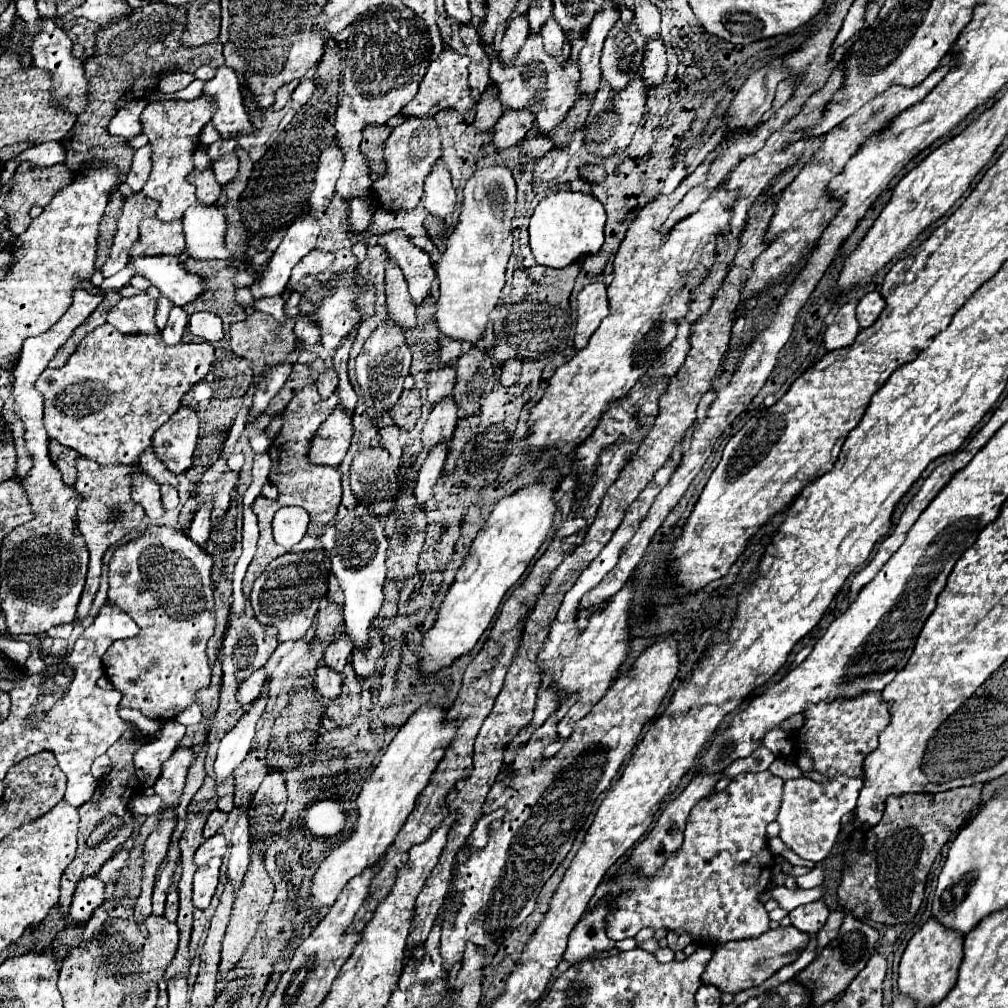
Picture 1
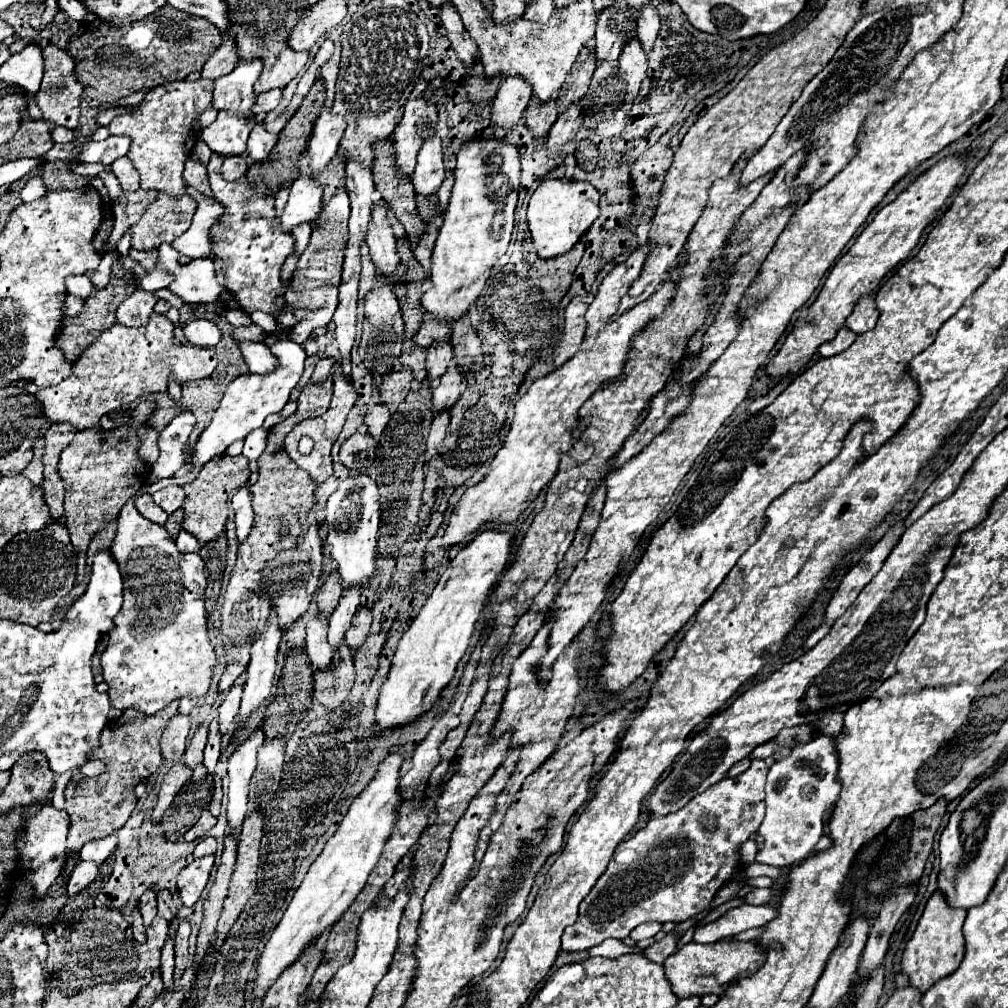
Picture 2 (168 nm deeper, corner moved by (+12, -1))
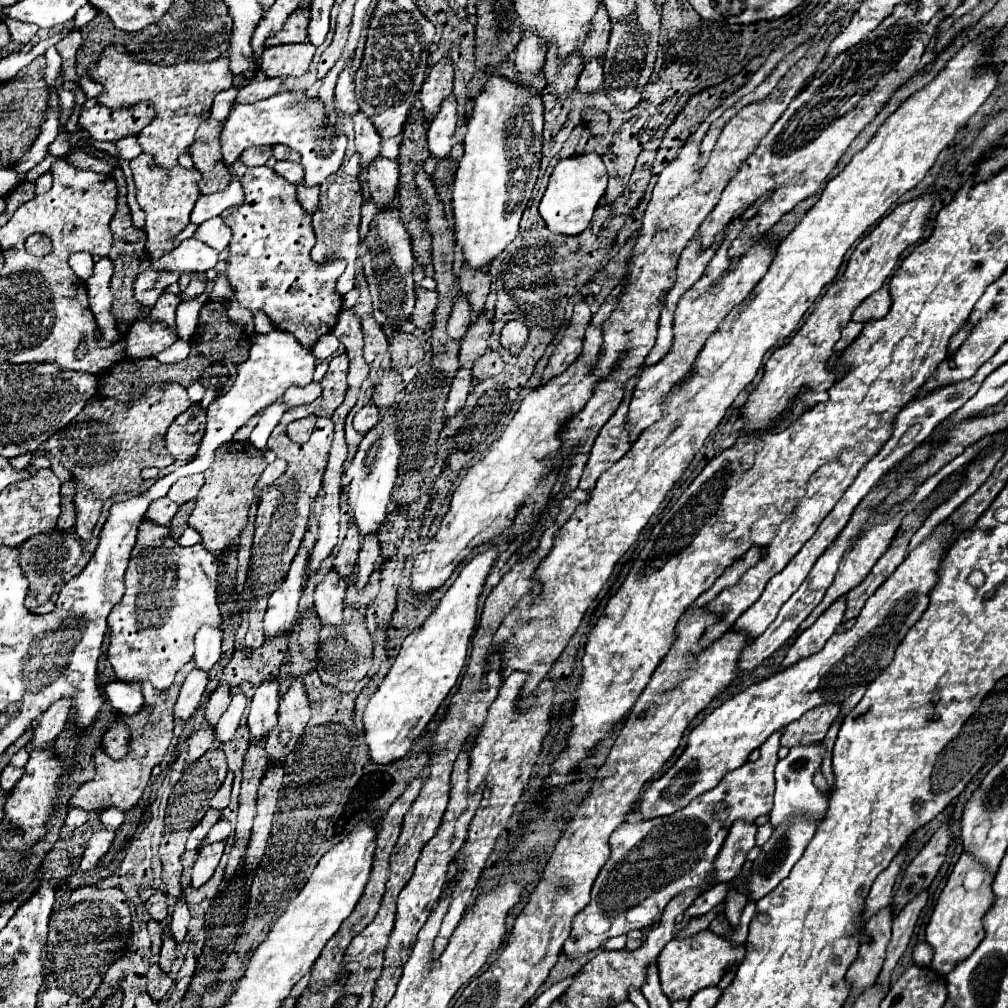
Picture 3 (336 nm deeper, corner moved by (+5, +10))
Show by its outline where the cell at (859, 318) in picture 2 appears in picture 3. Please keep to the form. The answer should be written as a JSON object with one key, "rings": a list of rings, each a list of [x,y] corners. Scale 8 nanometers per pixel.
{"rings":[[[884,285],[882,289],[874,291],[870,297],[866,297],[866,301],[862,301],[856,311],[852,313],[852,321],[872,321],[872,319],[880,319],[890,311],[892,299],[890,299],[890,291]]]}

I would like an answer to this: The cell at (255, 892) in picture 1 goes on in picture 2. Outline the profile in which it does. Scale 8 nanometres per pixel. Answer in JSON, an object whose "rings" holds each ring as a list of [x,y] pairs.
{"rings":[[[253,810],[241,828],[239,844],[237,844],[237,864],[231,876],[229,894],[223,904],[223,914],[217,924],[217,938],[225,940],[229,936],[231,926],[243,912],[245,904],[251,900],[257,888],[257,866],[259,866],[259,840],[263,834],[263,818],[257,810]]]}

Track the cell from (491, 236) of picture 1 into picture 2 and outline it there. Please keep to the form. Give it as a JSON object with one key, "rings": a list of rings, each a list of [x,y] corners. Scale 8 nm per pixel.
{"rings":[[[471,140],[461,146],[451,200],[431,256],[431,288],[421,298],[423,308],[437,322],[463,318],[481,296],[495,262],[507,252],[517,206],[519,172],[517,146],[495,140]]]}

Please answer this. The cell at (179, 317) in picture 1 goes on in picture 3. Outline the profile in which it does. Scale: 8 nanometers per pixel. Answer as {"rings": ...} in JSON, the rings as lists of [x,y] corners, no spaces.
{"rings":[[[191,272],[192,278],[188,286],[182,293],[180,293],[180,297],[182,299],[188,299],[188,297],[198,297],[198,295],[202,295],[204,293],[204,289],[206,289],[206,280],[202,273],[199,272]]]}

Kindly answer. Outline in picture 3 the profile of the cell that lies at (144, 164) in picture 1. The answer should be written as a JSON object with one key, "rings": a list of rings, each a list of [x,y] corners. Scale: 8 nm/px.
{"rings":[[[142,153],[140,157],[130,161],[130,169],[136,183],[136,199],[140,209],[146,213],[146,253],[152,261],[160,259],[162,255],[170,253],[174,249],[174,243],[170,239],[176,239],[176,235],[190,223],[190,213],[194,209],[196,197],[200,197],[198,183],[200,183],[200,171],[198,169],[186,169],[176,165],[174,169],[162,169],[154,163],[152,155]]]}

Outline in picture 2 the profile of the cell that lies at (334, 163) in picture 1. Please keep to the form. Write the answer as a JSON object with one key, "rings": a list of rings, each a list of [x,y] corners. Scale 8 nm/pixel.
{"rings":[[[323,110],[309,140],[309,174],[317,176],[327,168],[331,158],[337,154],[343,132],[345,120],[341,120],[341,116],[333,116],[329,110]]]}

